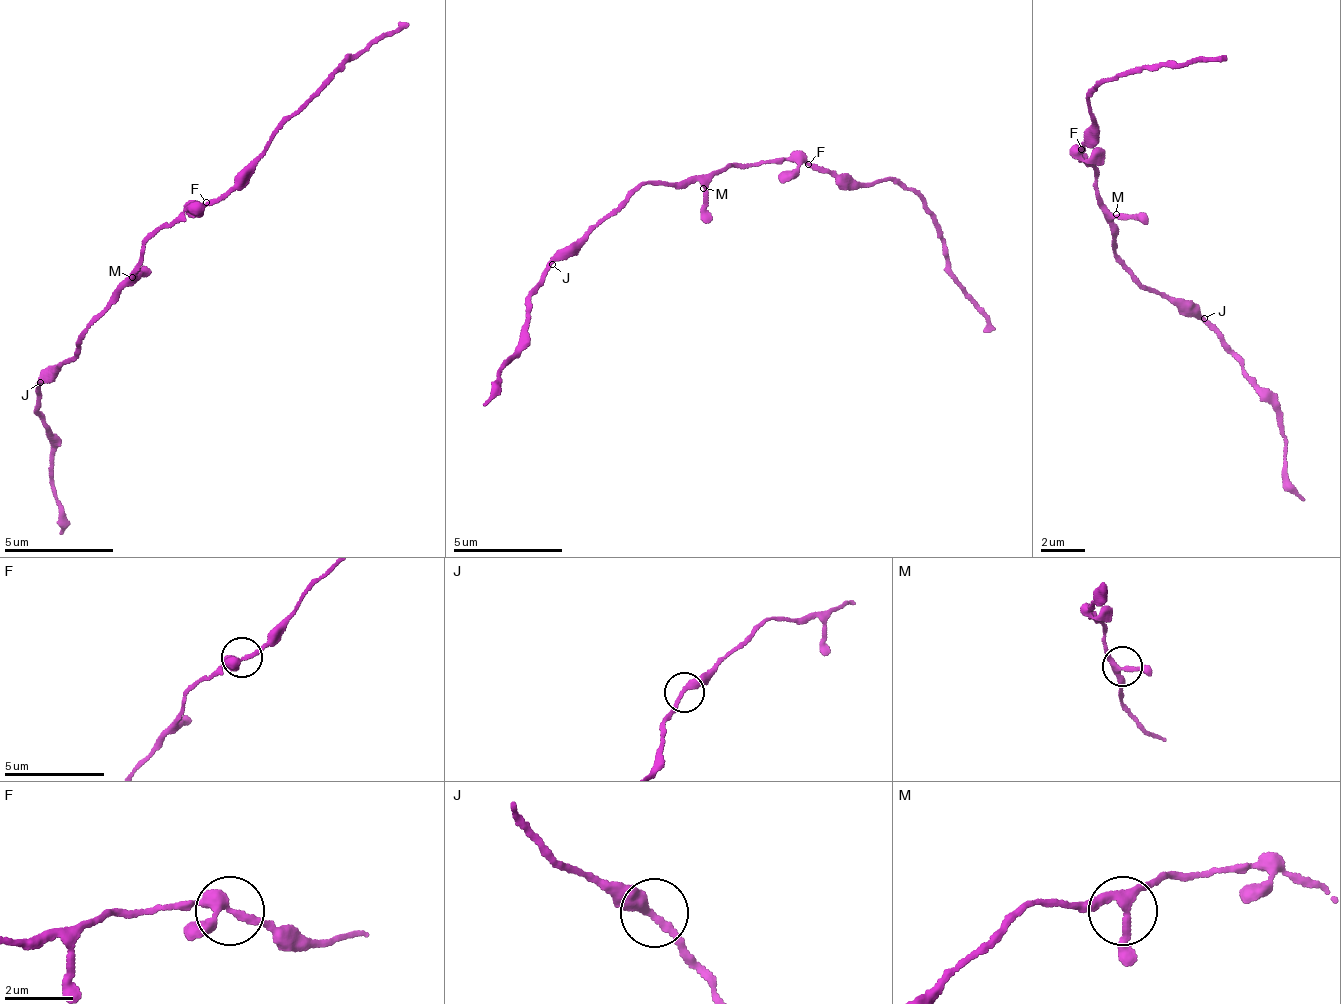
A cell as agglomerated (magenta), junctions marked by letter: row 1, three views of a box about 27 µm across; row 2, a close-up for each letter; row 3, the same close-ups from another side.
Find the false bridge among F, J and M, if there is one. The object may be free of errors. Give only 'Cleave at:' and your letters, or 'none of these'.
Cleave at: none of these

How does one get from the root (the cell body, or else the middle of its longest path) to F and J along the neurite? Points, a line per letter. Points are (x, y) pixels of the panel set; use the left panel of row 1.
F: (137, 271), (142, 245), (163, 226), (174, 227), (207, 201)
J: (137, 271), (134, 280), (118, 295), (118, 300), (85, 331), (82, 345), (40, 382)

